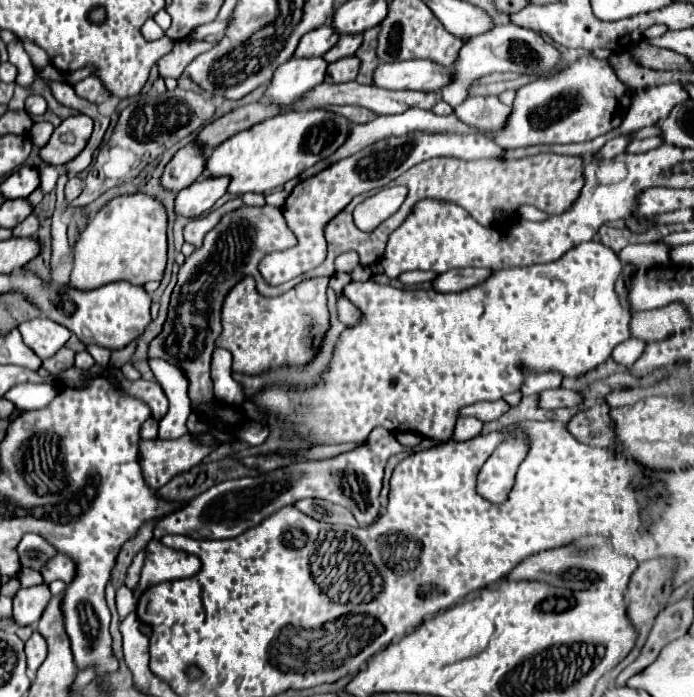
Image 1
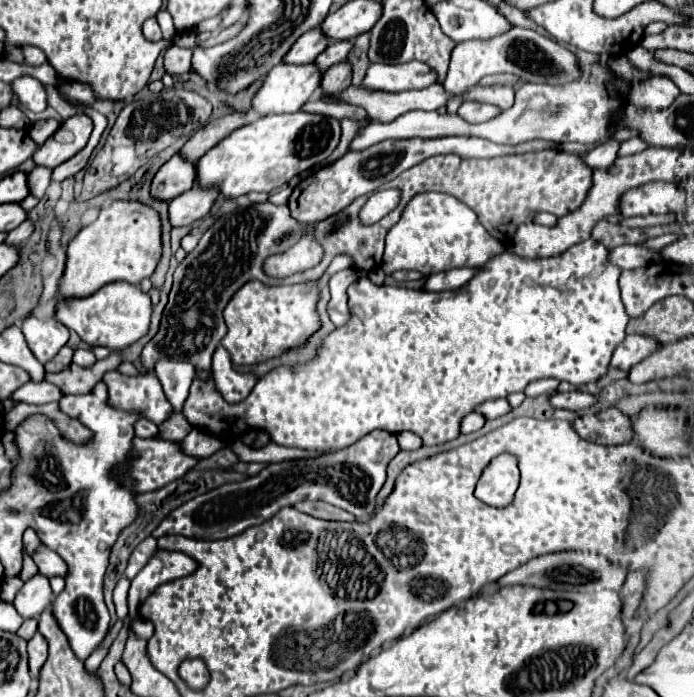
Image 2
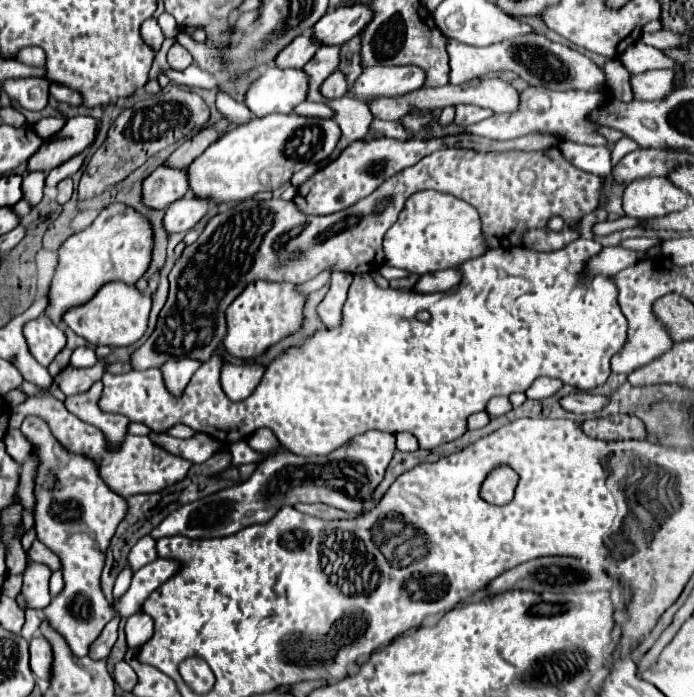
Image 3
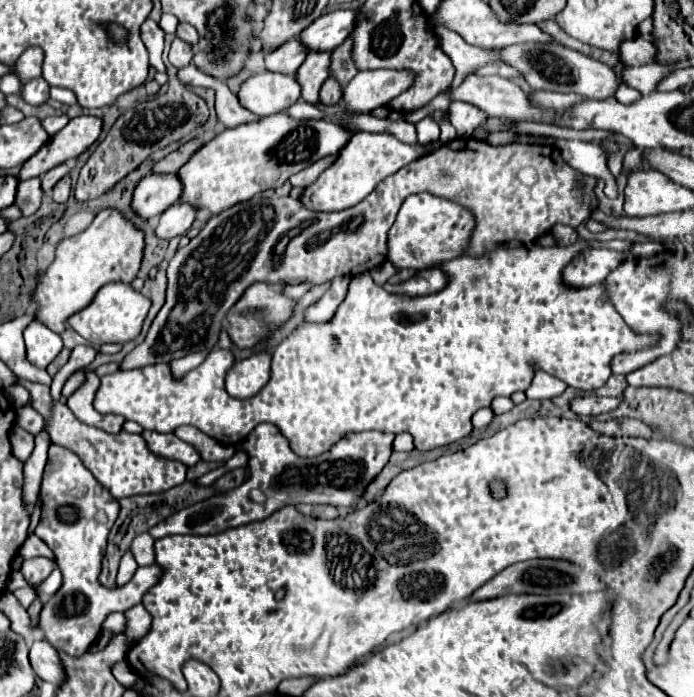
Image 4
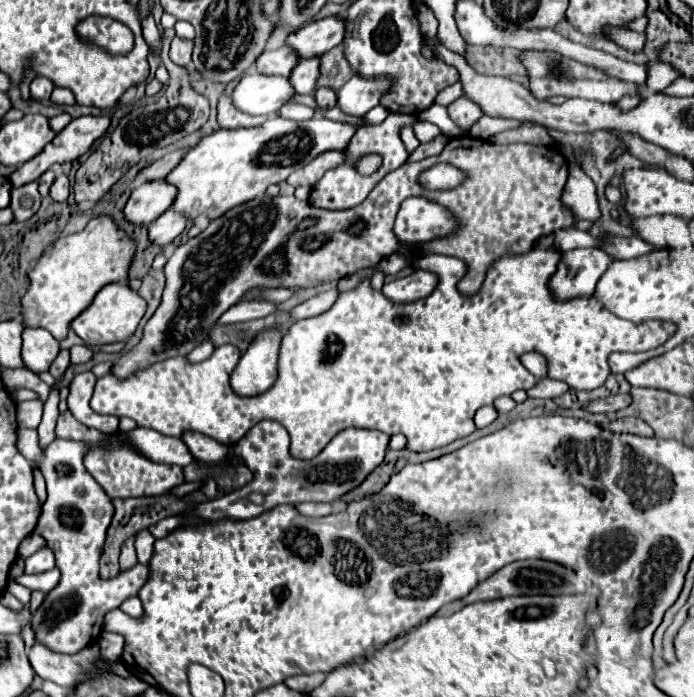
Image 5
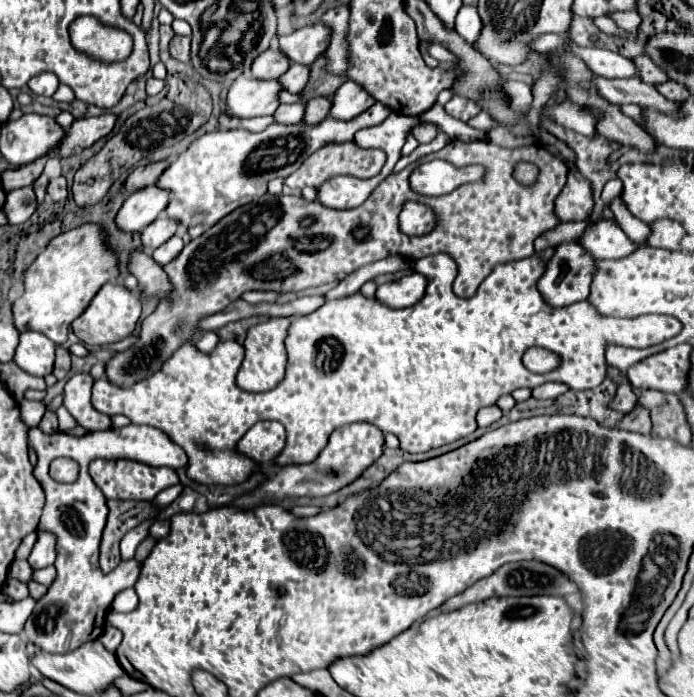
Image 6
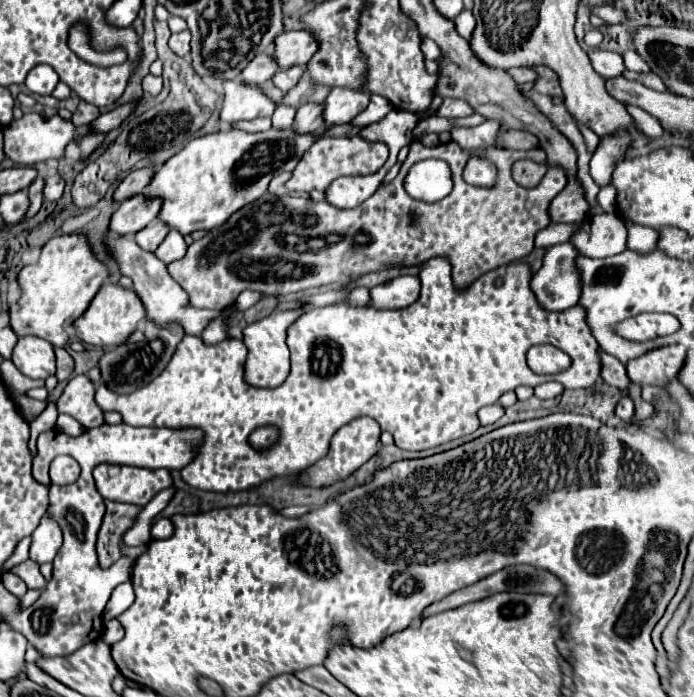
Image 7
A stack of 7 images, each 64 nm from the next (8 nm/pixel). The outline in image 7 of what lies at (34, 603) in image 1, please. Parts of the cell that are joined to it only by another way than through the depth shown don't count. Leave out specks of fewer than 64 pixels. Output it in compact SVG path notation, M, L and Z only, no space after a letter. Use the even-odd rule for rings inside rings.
M44 516L40 526L32 532L30 560L34 560L36 564L52 562L60 546L62 546L62 532L60 532L60 528L54 524L54 520Z

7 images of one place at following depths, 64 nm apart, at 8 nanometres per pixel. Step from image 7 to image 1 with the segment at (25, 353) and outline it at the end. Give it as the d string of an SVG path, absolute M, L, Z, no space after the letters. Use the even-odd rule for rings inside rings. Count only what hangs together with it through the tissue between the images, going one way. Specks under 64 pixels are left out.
M34 318L18 326L22 340L44 360L54 356L72 336L72 332L48 318Z

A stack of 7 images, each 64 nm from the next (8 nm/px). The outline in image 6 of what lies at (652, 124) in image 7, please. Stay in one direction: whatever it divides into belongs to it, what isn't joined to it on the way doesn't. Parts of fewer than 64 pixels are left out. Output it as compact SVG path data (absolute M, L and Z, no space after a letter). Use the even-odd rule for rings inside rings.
M626 104L621 106L621 111L631 117L638 125L644 127L644 120L642 118L642 109L635 104Z

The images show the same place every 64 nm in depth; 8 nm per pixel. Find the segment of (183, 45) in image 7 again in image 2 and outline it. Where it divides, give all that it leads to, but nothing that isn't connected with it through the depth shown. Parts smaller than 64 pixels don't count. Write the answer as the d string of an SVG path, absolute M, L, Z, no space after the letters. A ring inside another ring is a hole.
M172 46L166 54L164 54L164 70L172 76L184 74L190 70L190 62L192 62L192 50L190 48L180 48L180 46Z

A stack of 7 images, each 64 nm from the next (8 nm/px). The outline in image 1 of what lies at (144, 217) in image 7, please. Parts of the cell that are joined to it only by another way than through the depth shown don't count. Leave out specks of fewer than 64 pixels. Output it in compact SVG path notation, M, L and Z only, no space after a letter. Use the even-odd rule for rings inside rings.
M190 142L188 146L180 148L176 156L168 162L160 182L164 188L178 192L190 186L194 180L198 180L204 174L204 168L206 168L204 148L196 142Z

